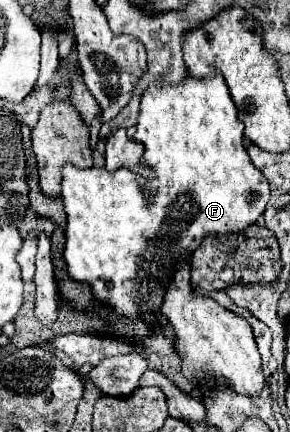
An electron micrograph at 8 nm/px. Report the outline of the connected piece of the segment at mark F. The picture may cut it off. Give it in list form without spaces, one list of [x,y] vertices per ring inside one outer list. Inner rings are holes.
[[[213,72],[211,76],[207,76],[207,80],[199,80],[199,78],[191,78],[187,76],[185,82],[181,86],[169,86],[167,82],[159,80],[155,82],[141,98],[141,114],[139,114],[139,122],[137,122],[137,132],[133,136],[137,142],[141,142],[145,146],[145,154],[141,158],[141,162],[145,166],[149,166],[153,170],[153,176],[151,178],[145,178],[141,174],[135,174],[133,170],[129,168],[119,168],[117,172],[107,172],[105,168],[89,168],[89,170],[79,170],[79,168],[73,168],[73,166],[67,166],[63,168],[63,190],[61,190],[61,198],[63,198],[63,206],[65,206],[65,212],[67,212],[67,244],[65,244],[65,262],[67,262],[67,272],[69,276],[79,282],[79,284],[89,284],[91,290],[93,290],[93,296],[113,308],[119,316],[125,316],[125,318],[131,318],[131,320],[145,320],[147,318],[153,318],[155,312],[161,308],[163,304],[163,296],[169,288],[169,282],[173,278],[173,272],[177,268],[177,262],[179,262],[179,256],[185,256],[185,254],[191,254],[199,248],[201,240],[209,234],[231,234],[231,232],[243,232],[247,226],[255,224],[257,218],[263,214],[265,206],[267,206],[267,200],[269,200],[269,182],[267,178],[251,164],[249,160],[249,154],[243,146],[243,124],[241,120],[237,118],[237,108],[231,100],[231,94],[227,92],[227,84],[225,80],[219,76],[219,72]],[[145,182],[157,182],[157,200],[153,196],[153,192],[147,188]]]

